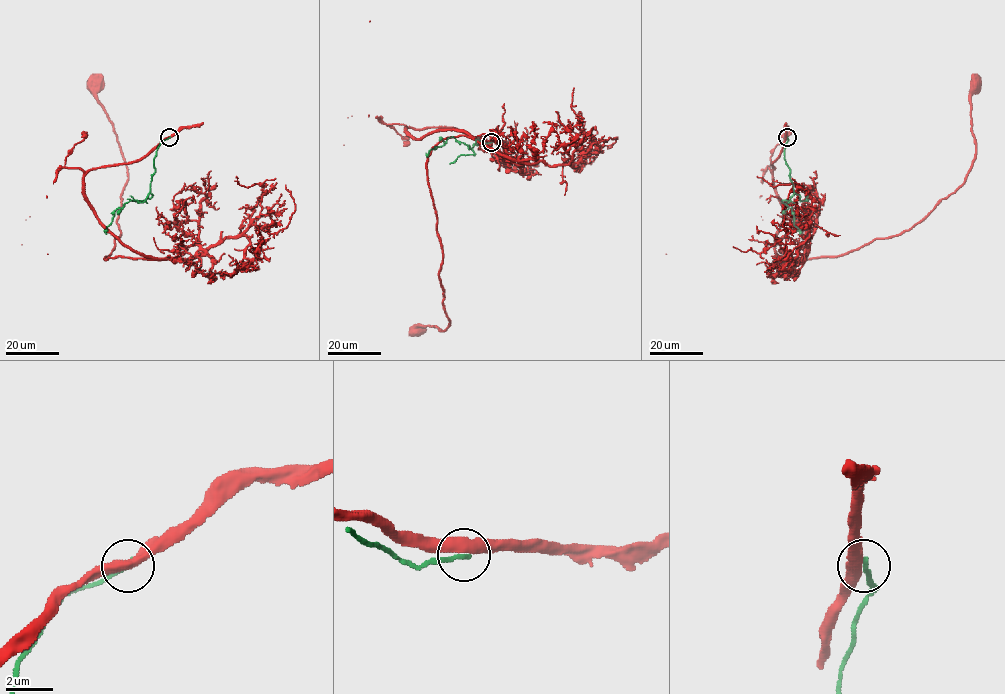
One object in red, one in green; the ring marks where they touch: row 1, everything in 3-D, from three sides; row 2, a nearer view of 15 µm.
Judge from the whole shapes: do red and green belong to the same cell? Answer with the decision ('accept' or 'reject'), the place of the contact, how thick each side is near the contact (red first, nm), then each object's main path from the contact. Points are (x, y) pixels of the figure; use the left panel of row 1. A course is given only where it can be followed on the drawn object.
reject; at (169, 137); 440 nm thick on the red side, 180 nm on the other; red runs (169, 137), (84, 177), (95, 216), (148, 258), (106, 259), (120, 236), (128, 169), (93, 85); green runs (169, 137), (157, 148), (148, 197), (142, 202), (128, 201), (114, 212), (106, 234)

